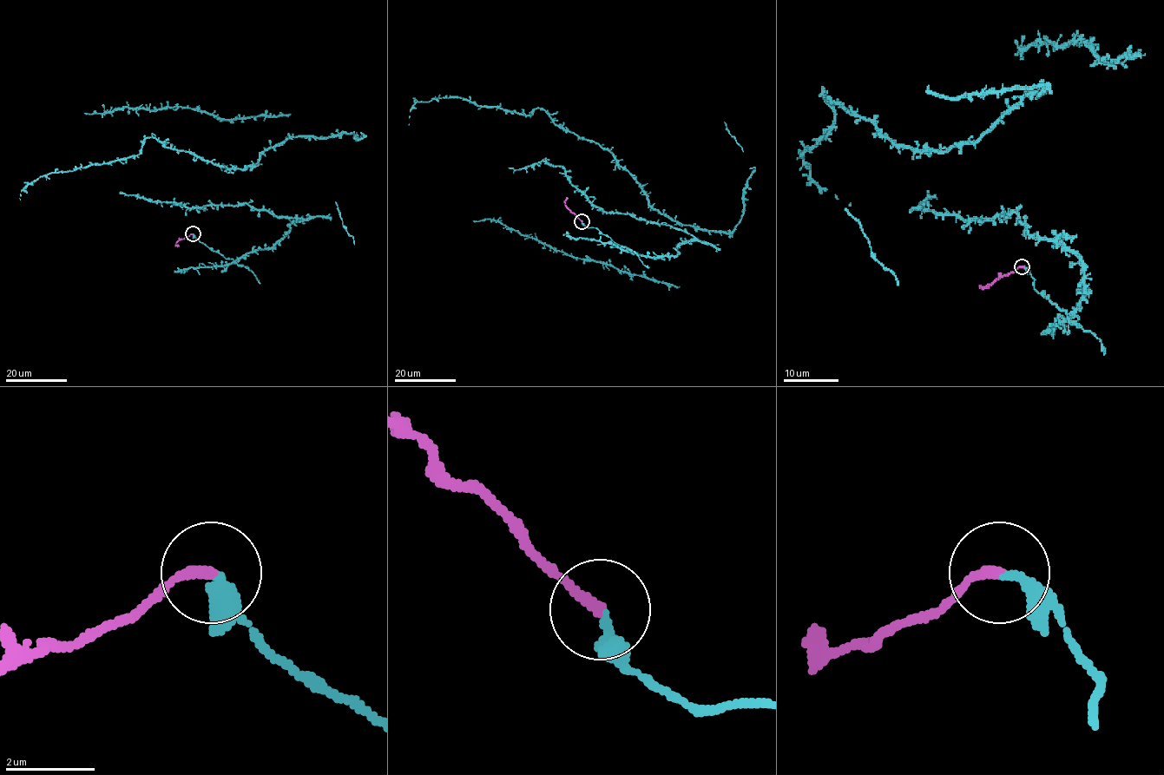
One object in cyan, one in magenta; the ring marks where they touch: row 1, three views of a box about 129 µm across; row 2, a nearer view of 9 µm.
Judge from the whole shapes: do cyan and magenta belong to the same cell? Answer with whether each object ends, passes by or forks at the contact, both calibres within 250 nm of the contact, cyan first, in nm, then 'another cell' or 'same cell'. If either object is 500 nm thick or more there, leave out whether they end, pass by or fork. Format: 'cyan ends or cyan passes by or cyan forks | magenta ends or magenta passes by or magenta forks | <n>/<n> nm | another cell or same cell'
cyan ends | magenta ends | 320/240 nm | same cell

